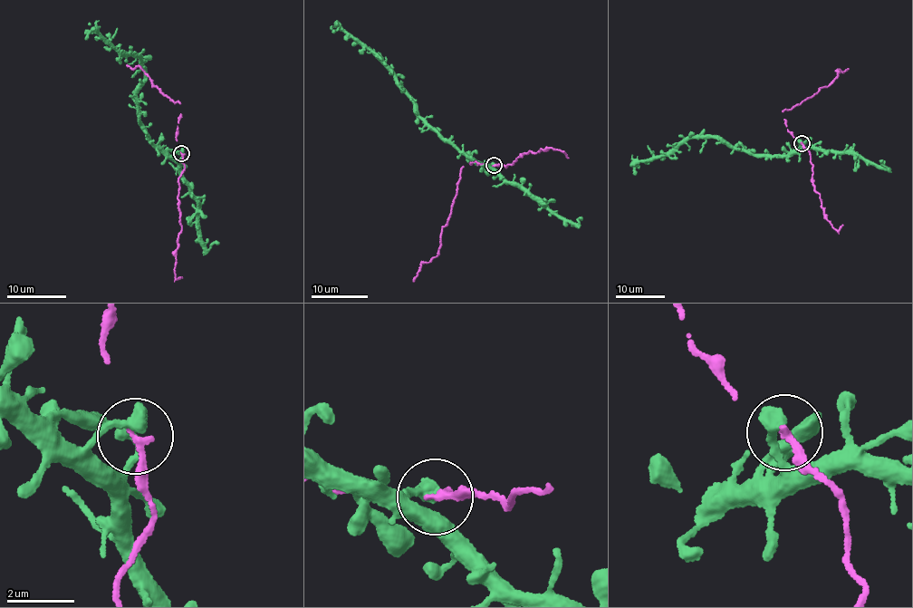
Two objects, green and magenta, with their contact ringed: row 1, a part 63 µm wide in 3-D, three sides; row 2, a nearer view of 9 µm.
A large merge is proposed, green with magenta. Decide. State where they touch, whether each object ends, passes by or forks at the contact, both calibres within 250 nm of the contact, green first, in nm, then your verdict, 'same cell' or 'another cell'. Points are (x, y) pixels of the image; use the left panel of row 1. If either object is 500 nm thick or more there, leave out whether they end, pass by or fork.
at (181, 153); green ends there; magenta ends there; 440 nm thick on the green side, 240 nm on the other; same cell

